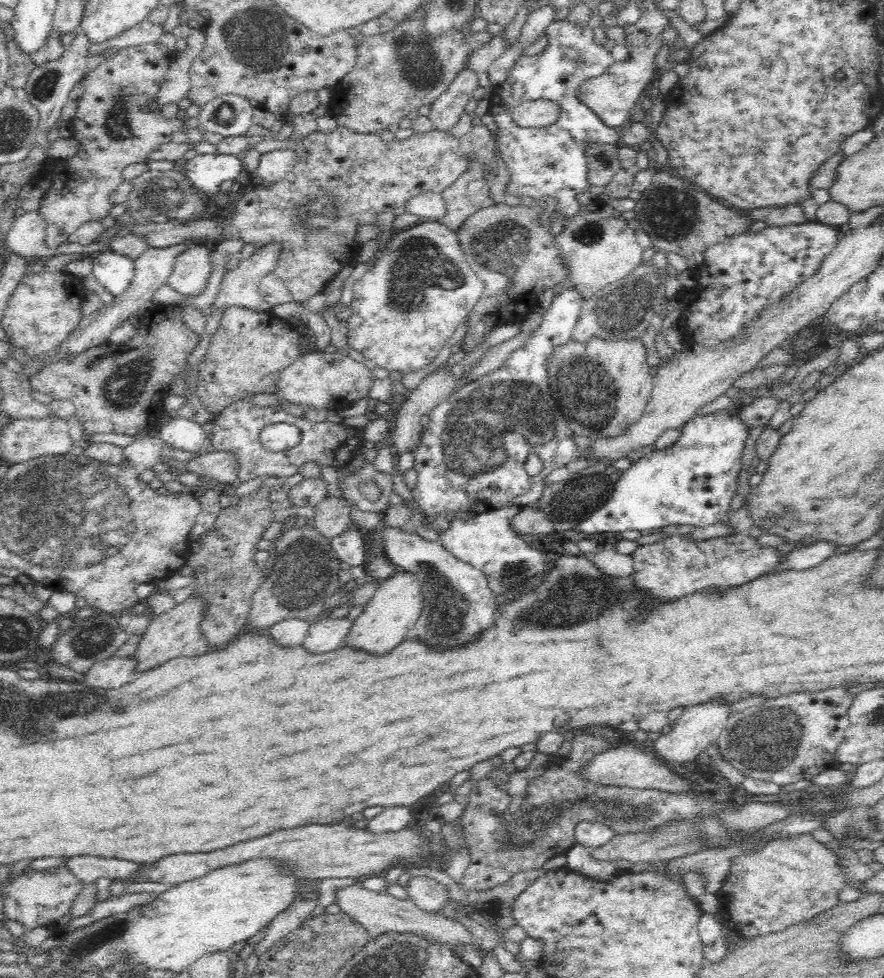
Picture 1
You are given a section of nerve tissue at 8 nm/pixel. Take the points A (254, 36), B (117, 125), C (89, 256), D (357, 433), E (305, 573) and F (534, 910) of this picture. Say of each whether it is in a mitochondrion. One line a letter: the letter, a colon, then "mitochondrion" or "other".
A: mitochondrion
B: mitochondrion
C: other
D: other
E: mitochondrion
F: other

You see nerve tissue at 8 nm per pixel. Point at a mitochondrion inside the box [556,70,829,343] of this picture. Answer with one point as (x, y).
(671, 210)

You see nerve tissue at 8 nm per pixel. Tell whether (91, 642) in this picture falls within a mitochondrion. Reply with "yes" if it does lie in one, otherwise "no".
yes

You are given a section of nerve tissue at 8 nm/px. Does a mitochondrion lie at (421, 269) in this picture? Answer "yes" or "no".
yes

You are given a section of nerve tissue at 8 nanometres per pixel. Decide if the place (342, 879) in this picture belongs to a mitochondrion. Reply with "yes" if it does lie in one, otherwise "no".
no

